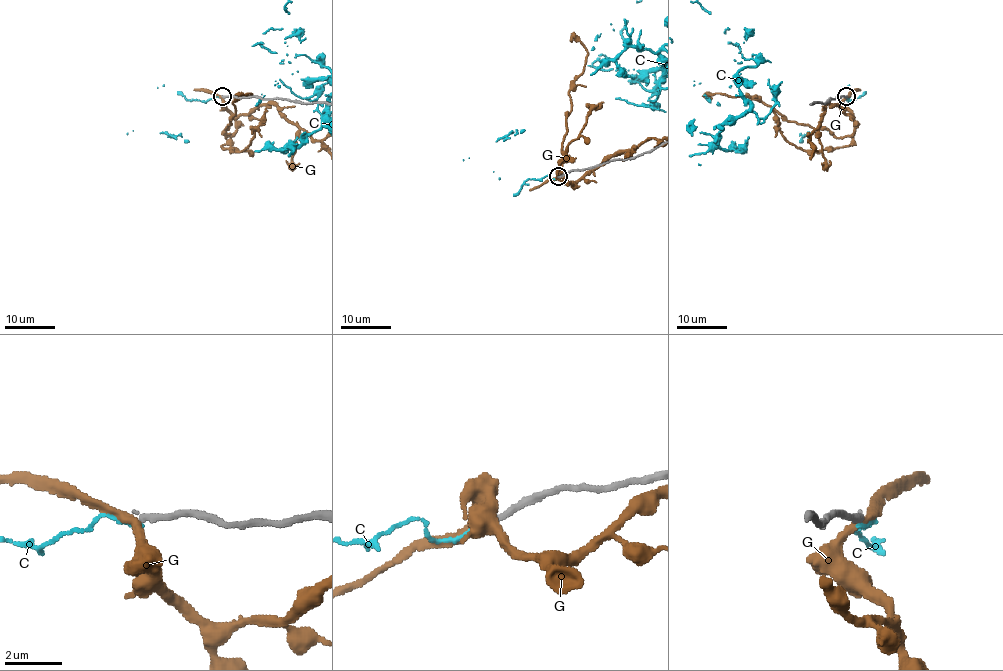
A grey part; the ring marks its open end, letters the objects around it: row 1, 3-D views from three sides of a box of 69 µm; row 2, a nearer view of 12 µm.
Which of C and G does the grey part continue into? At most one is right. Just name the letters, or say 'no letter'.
no letter

